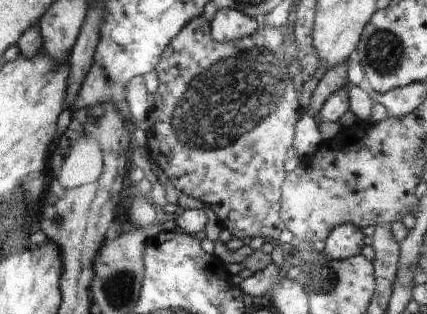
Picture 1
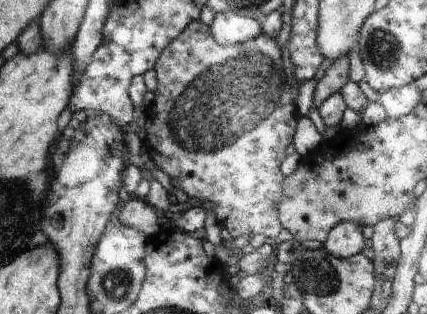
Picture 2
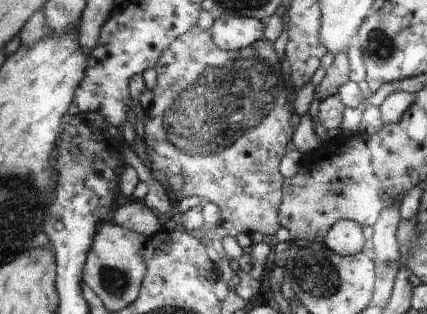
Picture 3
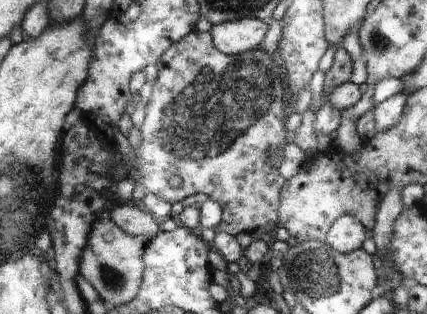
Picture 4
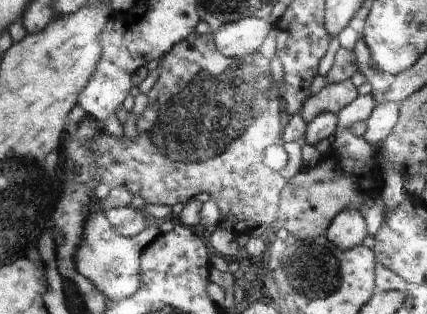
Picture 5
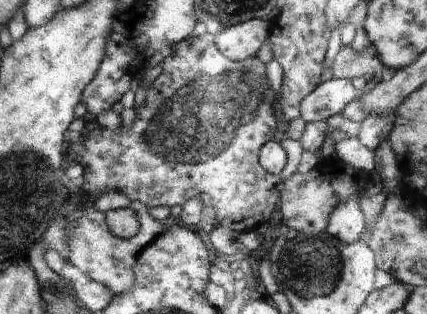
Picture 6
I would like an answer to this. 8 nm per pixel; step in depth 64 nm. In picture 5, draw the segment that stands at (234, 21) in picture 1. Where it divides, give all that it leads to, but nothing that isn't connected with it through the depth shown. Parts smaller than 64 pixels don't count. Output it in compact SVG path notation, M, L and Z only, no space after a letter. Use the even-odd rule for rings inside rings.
M245 18L235 24L225 24L213 32L217 48L229 58L245 58L257 54L267 34L271 32L271 22L261 18Z

